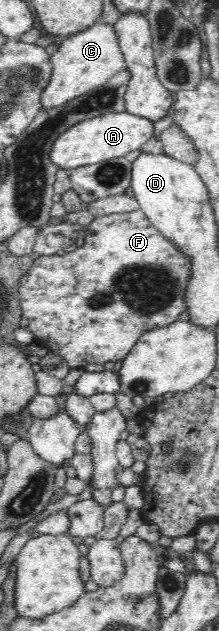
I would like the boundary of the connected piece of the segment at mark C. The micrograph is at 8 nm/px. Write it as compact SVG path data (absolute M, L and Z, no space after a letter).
M100 20L80 32L62 38L56 53L49 56L49 63L51 64L49 77L37 96L39 112L64 106L84 93L99 89L108 78L118 70L123 70L125 66L111 24Z

